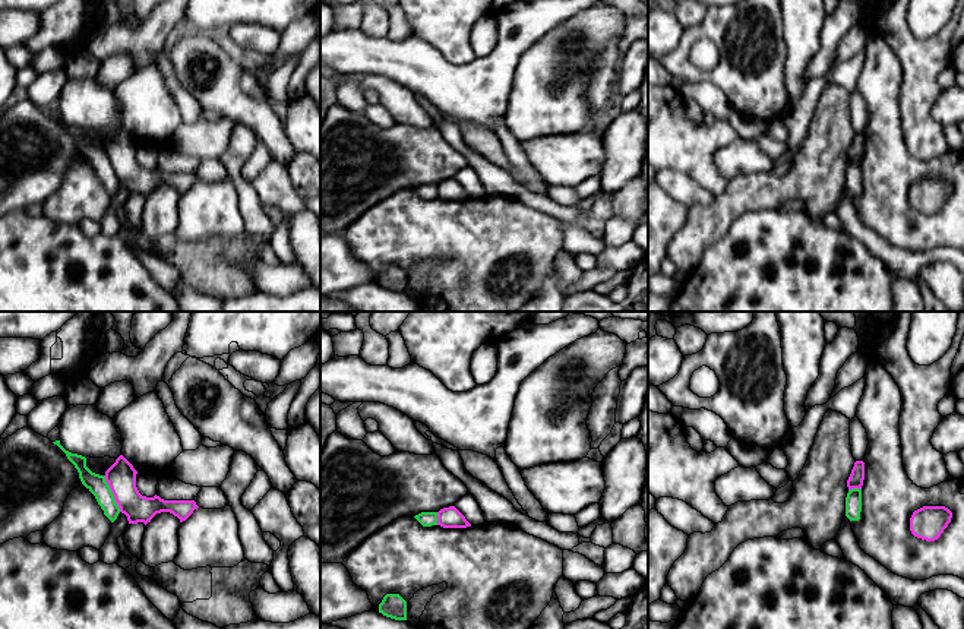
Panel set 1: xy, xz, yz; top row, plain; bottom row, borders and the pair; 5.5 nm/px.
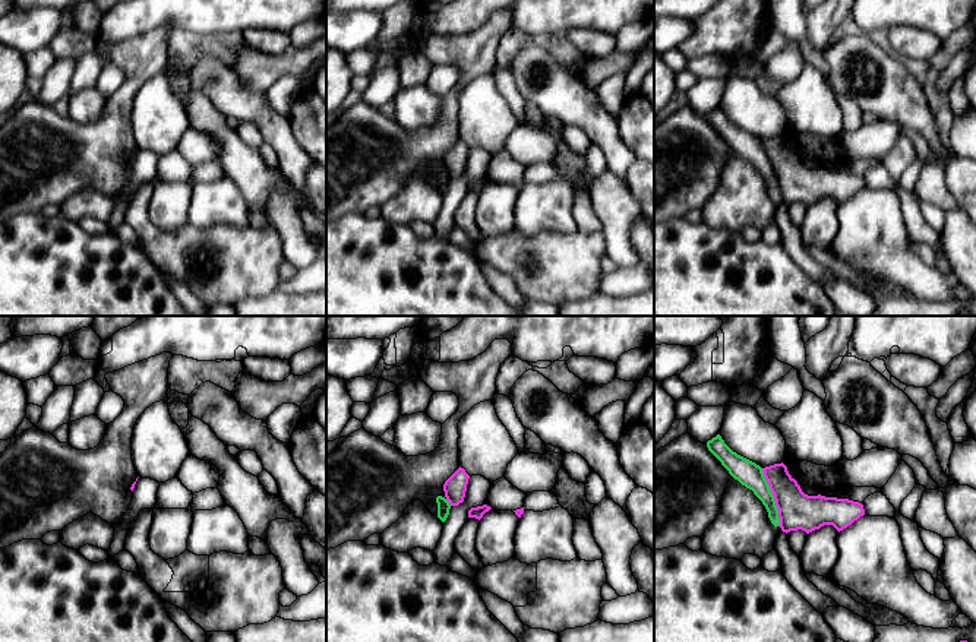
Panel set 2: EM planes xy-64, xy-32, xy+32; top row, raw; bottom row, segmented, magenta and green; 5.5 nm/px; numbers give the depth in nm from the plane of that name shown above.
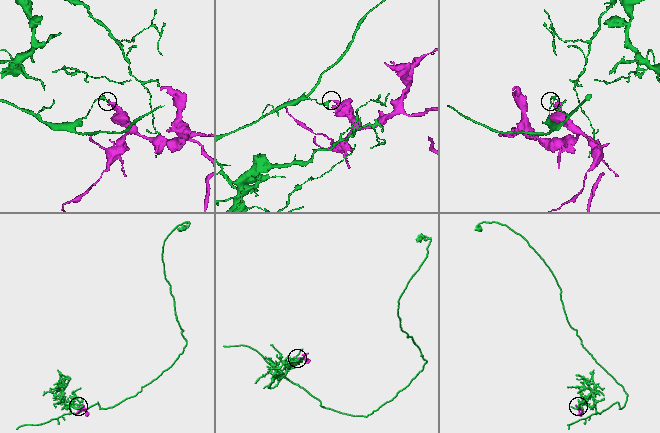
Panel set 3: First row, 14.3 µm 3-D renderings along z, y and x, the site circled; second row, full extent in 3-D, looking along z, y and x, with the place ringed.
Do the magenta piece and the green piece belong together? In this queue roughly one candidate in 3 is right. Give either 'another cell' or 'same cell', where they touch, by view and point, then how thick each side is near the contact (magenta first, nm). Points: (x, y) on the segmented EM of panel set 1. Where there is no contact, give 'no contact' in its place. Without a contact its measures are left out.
another cell; meets magenta in xy at (113, 493); 160 nm thick on the magenta side, 110 nm on the other

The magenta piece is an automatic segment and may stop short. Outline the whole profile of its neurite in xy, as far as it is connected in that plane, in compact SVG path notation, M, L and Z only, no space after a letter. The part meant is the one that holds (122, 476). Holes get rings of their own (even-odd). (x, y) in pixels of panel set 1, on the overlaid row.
M120 455L104 475L129 524L143 522L146 525L161 512L170 512L183 522L199 508L195 500L164 500L157 494L142 496L136 487L136 474L133 465Z

